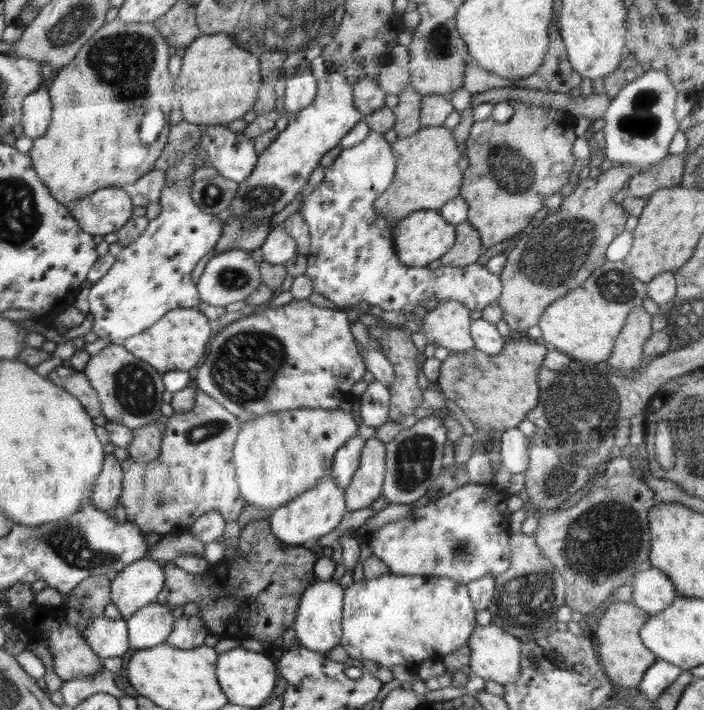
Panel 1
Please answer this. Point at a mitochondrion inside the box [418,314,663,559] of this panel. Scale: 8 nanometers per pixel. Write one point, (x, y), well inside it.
(577, 407)

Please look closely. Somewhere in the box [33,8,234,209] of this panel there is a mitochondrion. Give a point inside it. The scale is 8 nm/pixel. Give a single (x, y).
(122, 62)

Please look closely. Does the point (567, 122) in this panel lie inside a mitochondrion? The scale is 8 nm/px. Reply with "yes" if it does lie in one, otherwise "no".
no

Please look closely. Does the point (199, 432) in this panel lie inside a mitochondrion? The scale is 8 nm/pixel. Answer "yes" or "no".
yes

